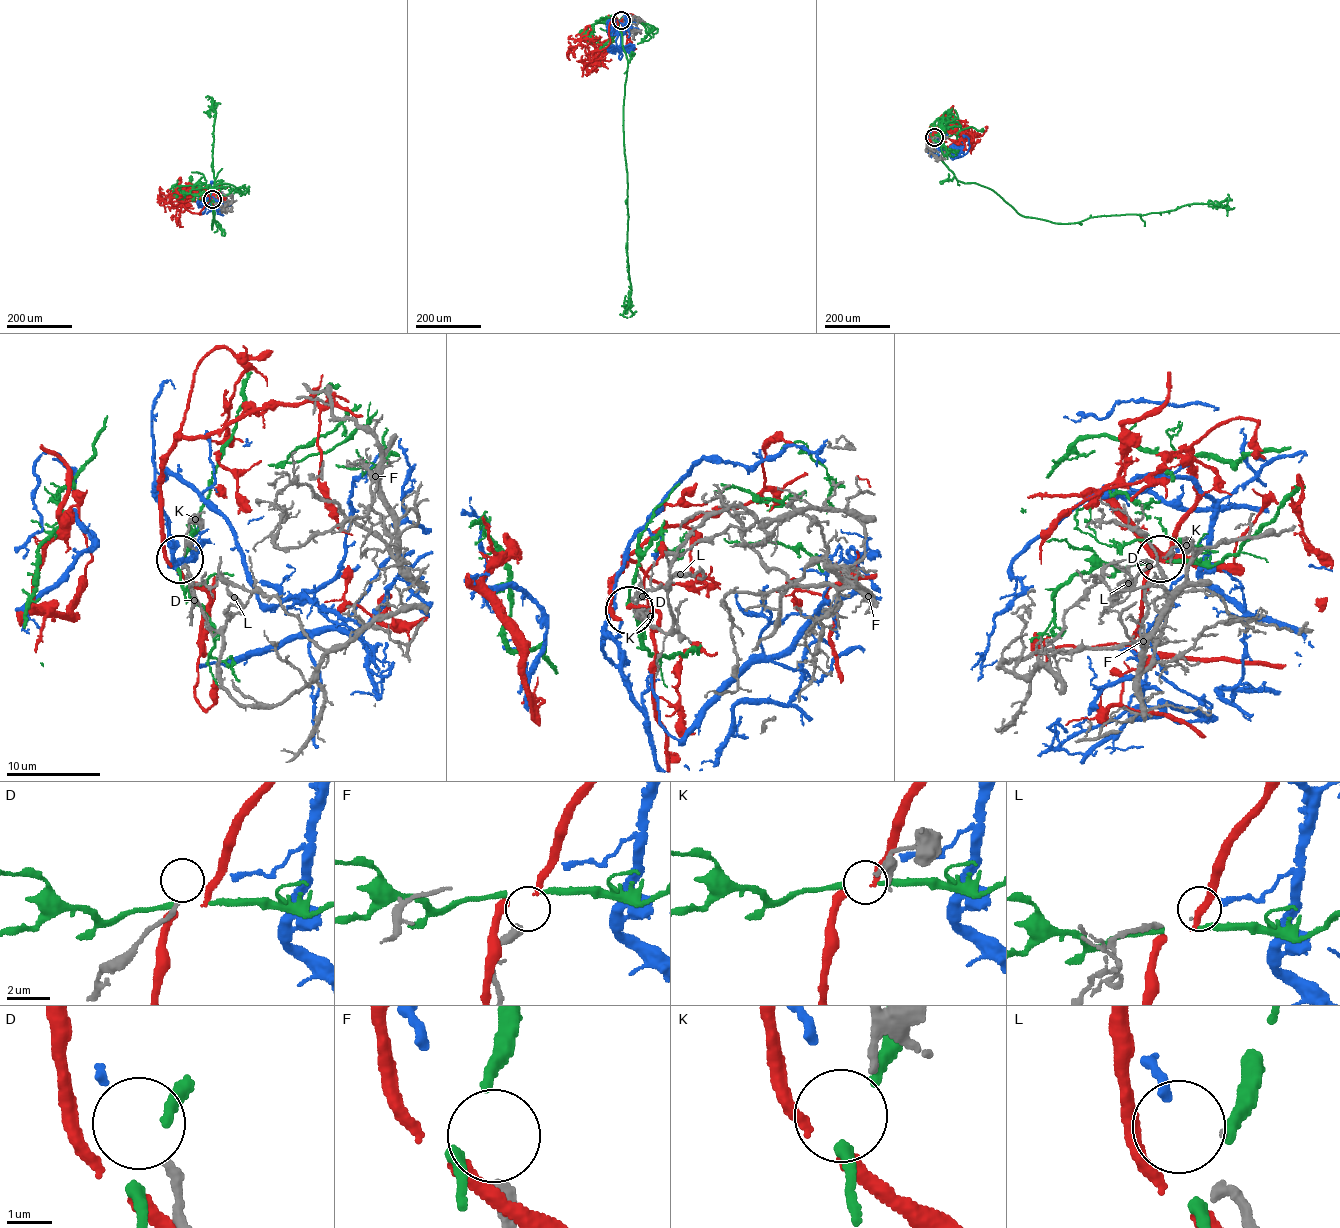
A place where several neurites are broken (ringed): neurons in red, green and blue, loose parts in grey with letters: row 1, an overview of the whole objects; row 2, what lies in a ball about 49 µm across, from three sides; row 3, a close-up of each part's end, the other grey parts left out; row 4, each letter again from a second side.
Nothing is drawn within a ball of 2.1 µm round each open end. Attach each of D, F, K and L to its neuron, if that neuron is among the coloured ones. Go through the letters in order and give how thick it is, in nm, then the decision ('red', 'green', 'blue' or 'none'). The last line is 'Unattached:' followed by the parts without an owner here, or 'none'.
D: calibre 220 nm; none
F: calibre 440 nm; none
K: calibre 180 nm; red
L: calibre 50 nm; blue
Unattached: D, F

